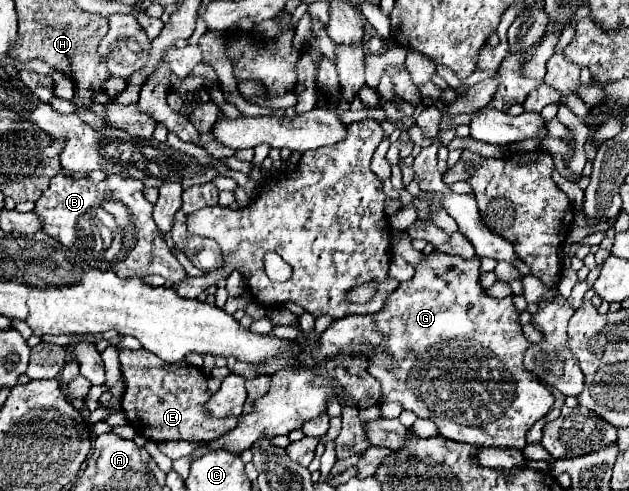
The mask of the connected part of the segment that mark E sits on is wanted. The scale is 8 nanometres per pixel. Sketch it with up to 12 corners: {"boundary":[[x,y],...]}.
{"boundary":[[122,350],[122,410],[148,440],[210,442],[206,376]]}

